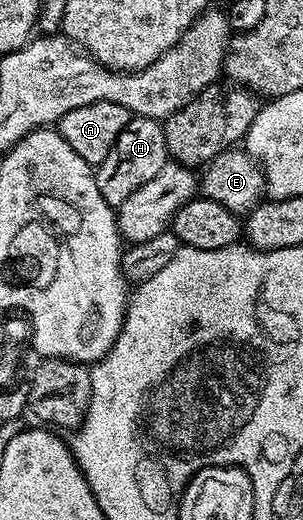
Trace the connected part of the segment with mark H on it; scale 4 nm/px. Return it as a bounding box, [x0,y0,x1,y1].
[94,116,168,207]

